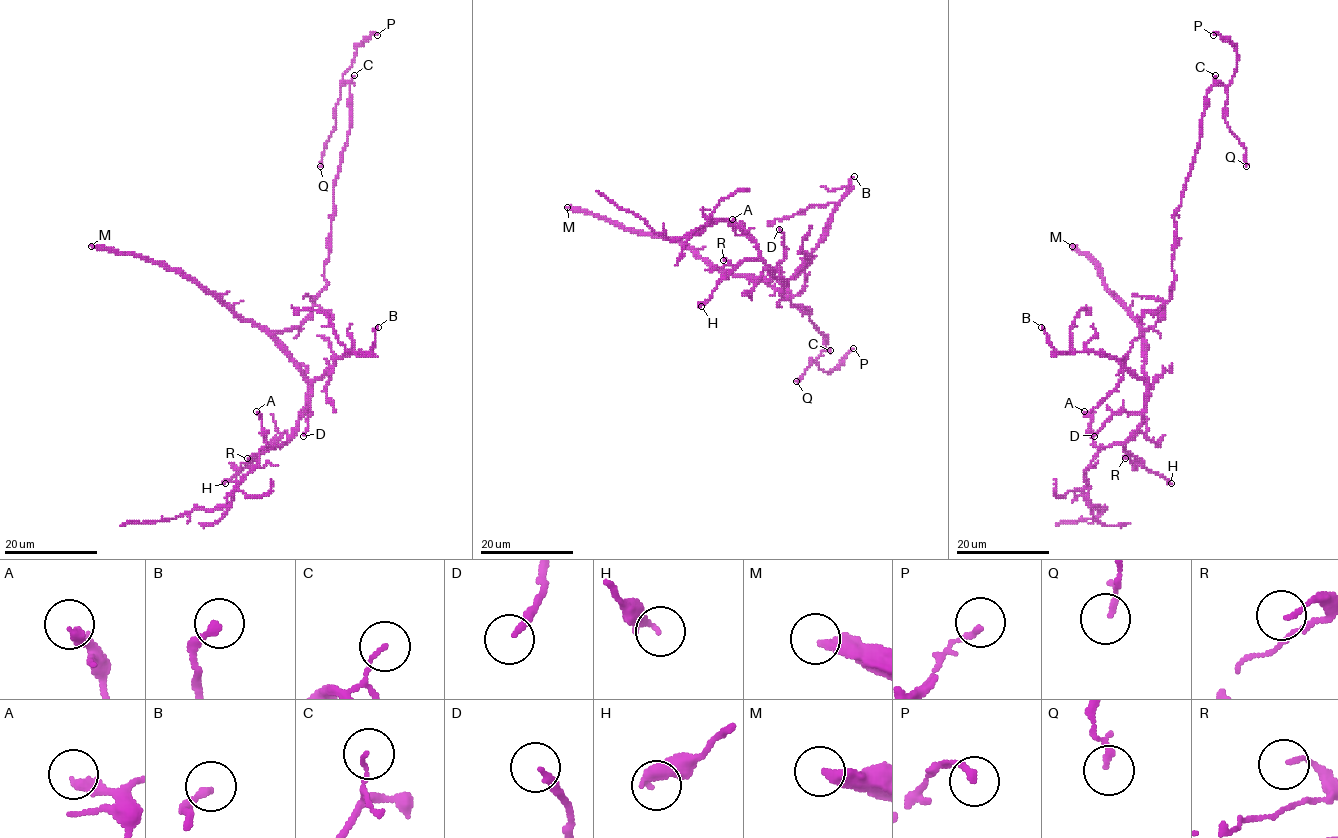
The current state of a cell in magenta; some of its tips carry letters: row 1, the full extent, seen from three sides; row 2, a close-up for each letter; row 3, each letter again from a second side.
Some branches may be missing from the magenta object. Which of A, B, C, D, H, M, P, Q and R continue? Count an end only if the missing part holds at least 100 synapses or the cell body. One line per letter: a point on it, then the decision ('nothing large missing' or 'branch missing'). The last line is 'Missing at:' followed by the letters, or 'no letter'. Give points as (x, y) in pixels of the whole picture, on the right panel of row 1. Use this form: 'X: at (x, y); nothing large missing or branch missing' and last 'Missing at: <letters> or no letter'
A: at (1084, 411); nothing large missing
B: at (1041, 327); nothing large missing
C: at (1215, 75); nothing large missing
D: at (1094, 436); nothing large missing
H: at (1171, 483); nothing large missing
M: at (1072, 246); branch missing
P: at (1213, 35); nothing large missing
Q: at (1246, 166); nothing large missing
R: at (1125, 458); nothing large missing
Missing at: M

